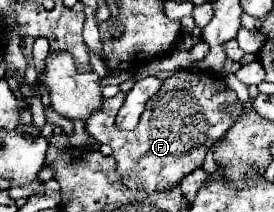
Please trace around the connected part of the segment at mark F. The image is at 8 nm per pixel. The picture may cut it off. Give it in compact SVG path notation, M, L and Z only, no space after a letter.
M179 69L173 79L165 79L163 87L157 91L157 123L153 117L143 117L141 125L133 131L117 129L115 115L123 105L123 99L123 93L105 99L103 107L87 119L85 129L99 143L107 143L113 149L121 183L129 189L141 189L147 193L173 189L183 177L187 177L187 173L199 169L207 151L227 133L225 121L227 127L231 127L241 111L235 91L227 87L223 77L211 77L211 73L195 73L187 69Z

